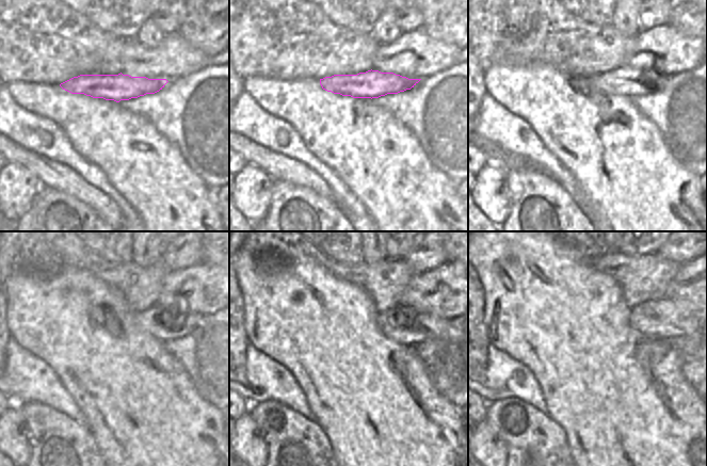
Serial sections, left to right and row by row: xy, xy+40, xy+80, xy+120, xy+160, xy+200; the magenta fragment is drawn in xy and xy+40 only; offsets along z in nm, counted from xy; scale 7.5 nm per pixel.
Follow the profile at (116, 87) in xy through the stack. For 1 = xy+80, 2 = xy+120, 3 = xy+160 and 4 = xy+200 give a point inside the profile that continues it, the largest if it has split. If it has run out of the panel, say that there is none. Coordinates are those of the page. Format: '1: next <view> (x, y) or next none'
1: next xy+80 (625, 81)
2: next xy+120 (163, 323)
3: next xy+160 (405, 325)
4: next xy+200 (667, 318)

